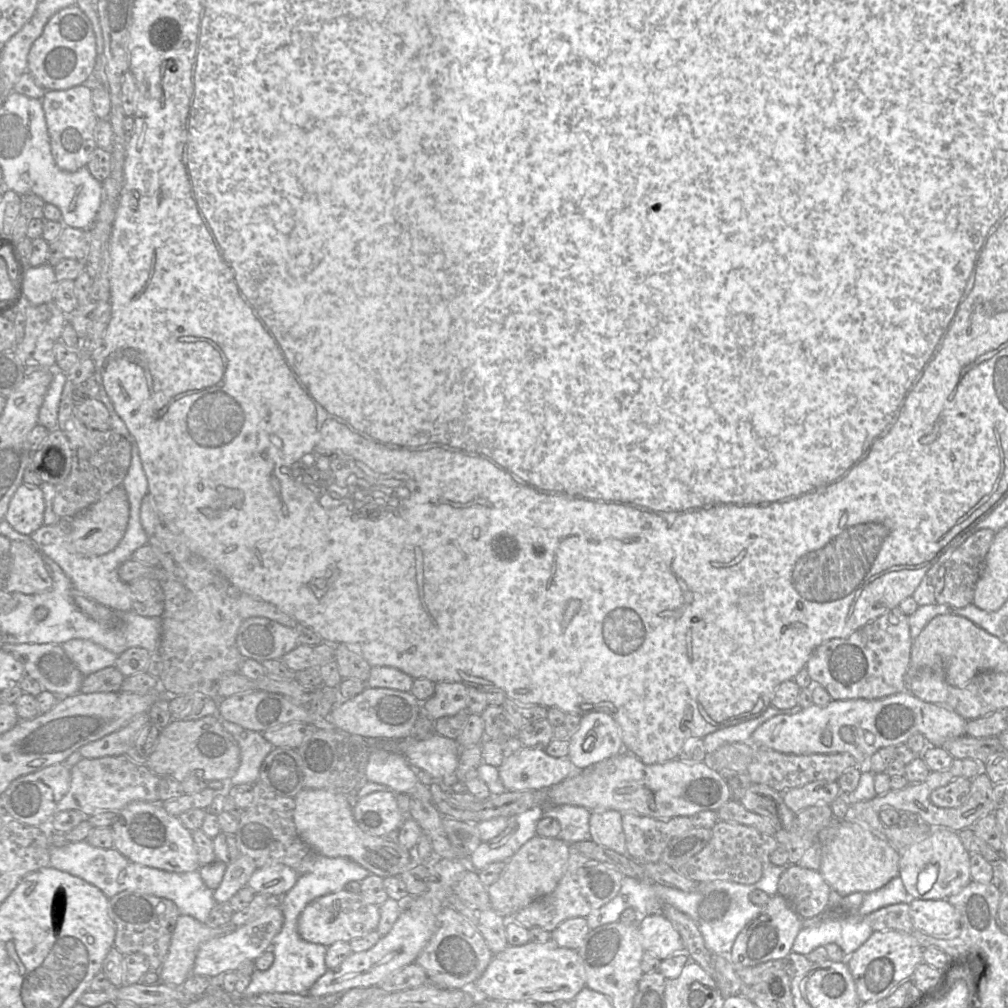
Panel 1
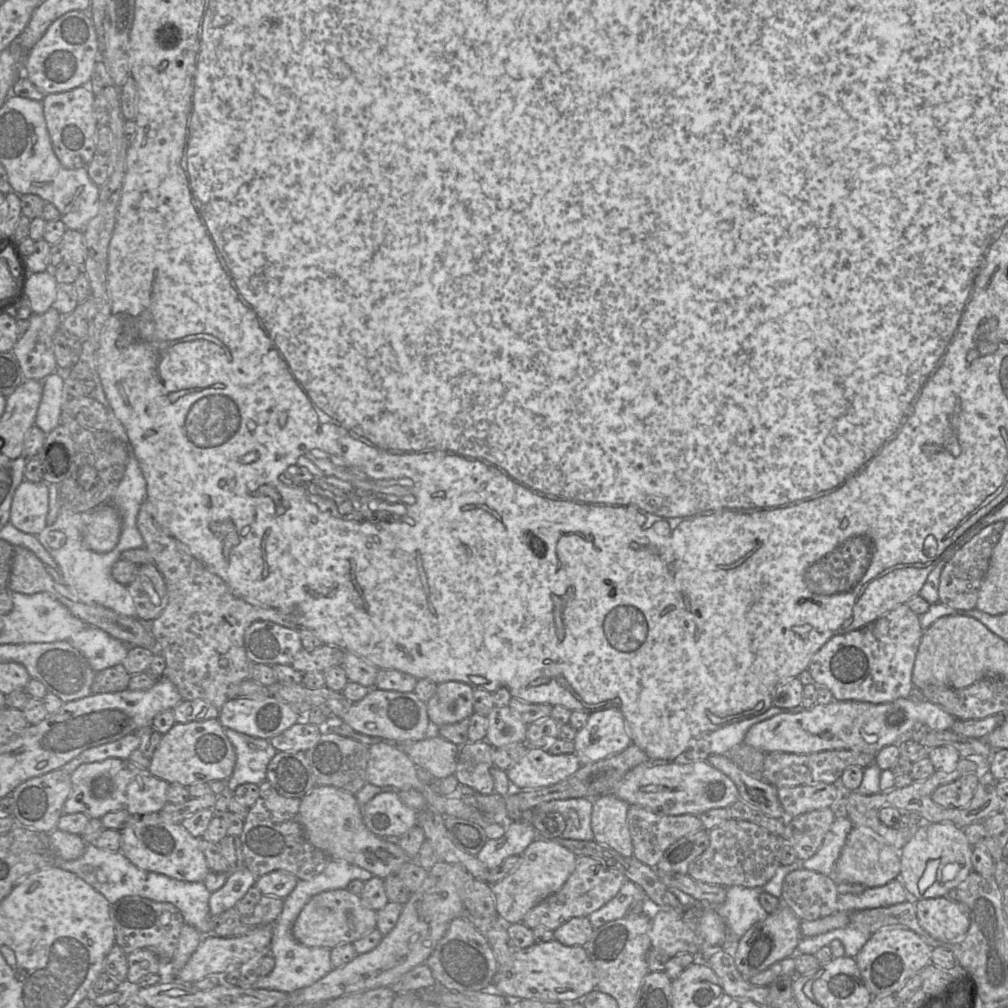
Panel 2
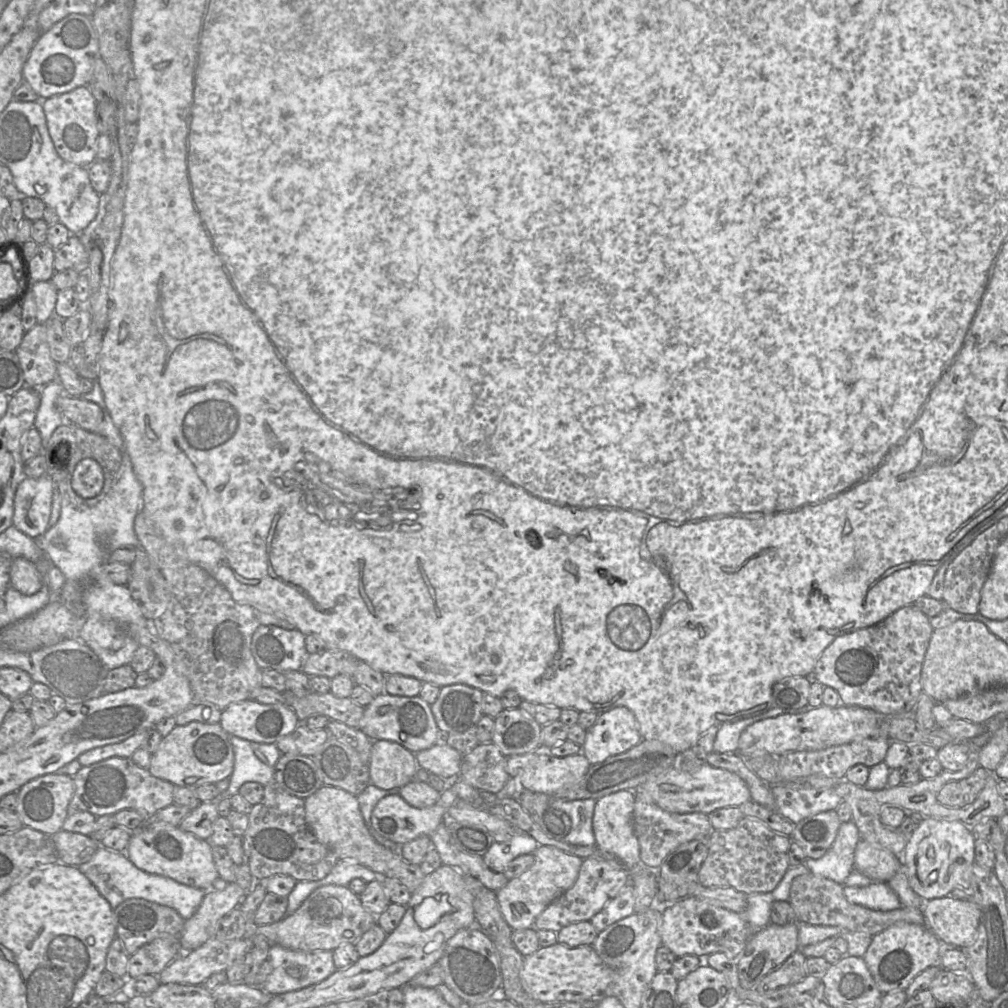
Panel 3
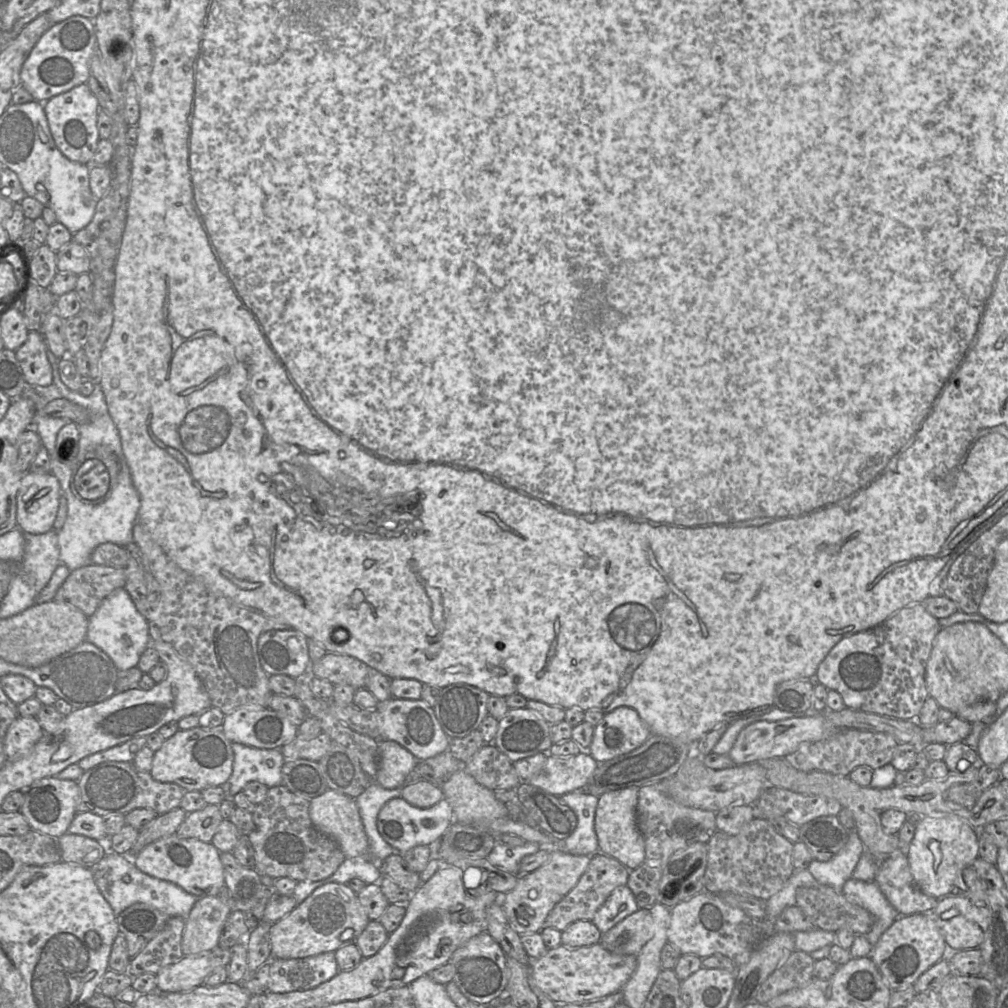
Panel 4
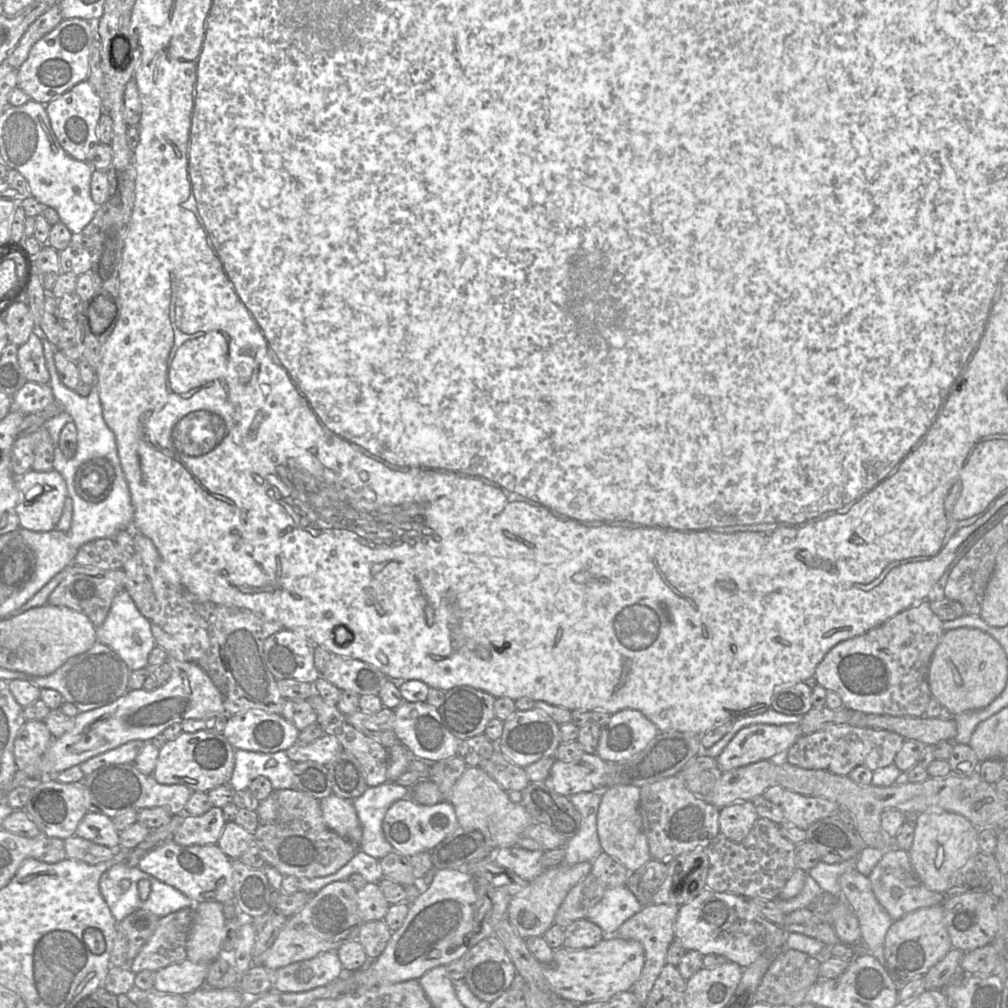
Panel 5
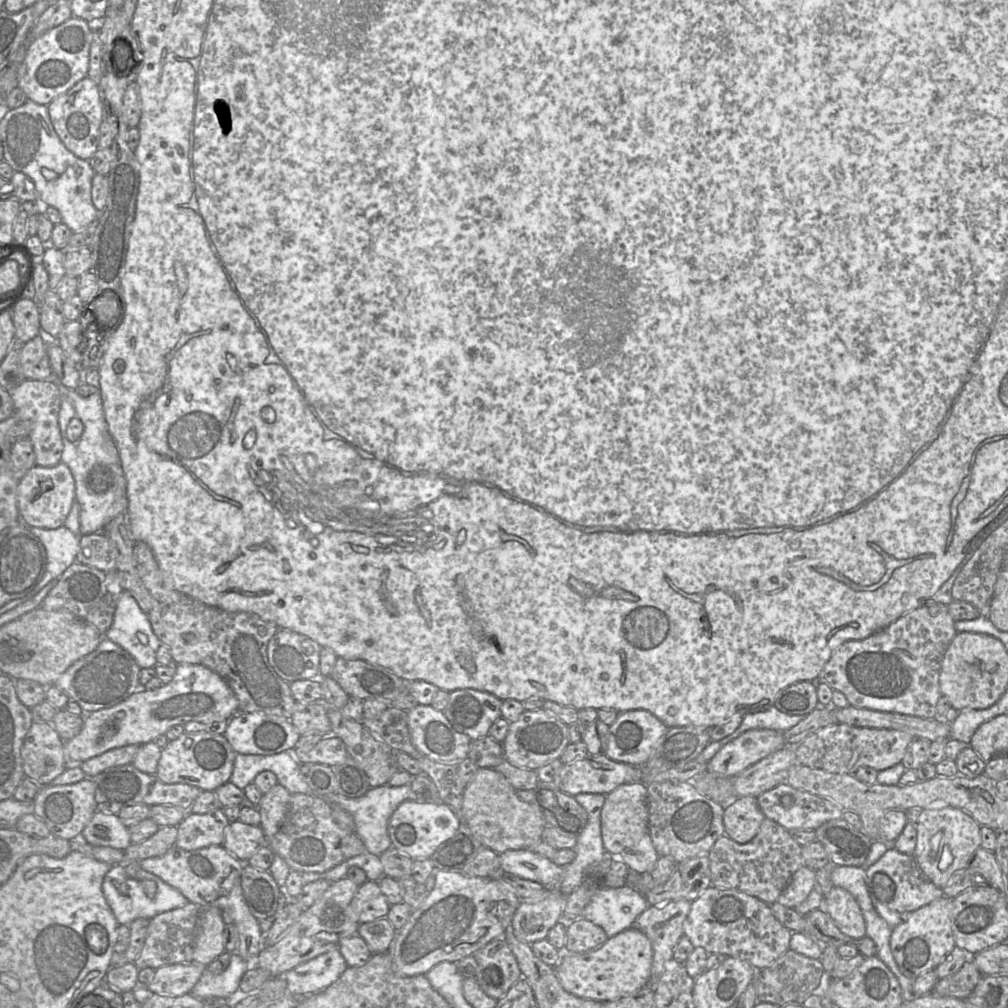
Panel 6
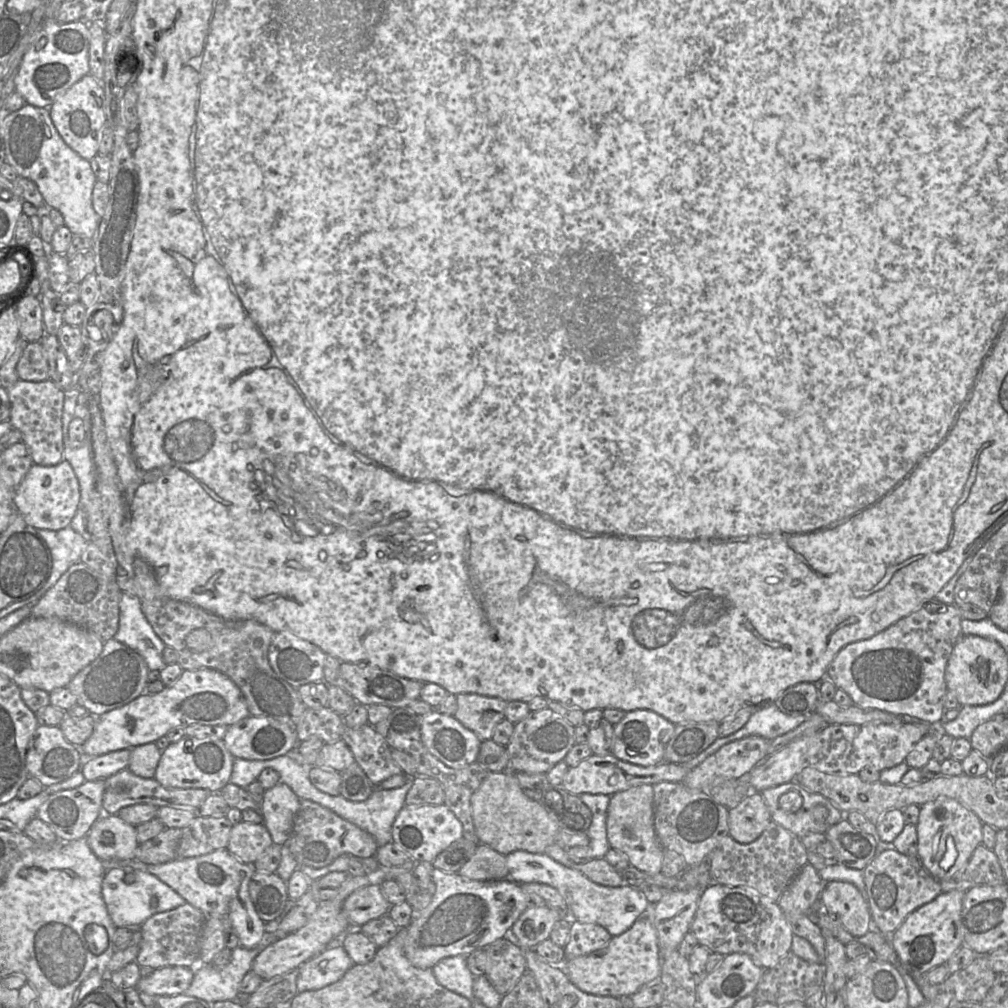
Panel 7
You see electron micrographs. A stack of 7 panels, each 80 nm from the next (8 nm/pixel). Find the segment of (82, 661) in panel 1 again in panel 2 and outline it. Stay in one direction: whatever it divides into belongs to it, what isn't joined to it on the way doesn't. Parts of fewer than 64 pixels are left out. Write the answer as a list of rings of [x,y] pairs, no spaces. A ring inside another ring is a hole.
[[[87,626],[68,641],[82,653],[96,673],[122,664],[130,647],[135,647],[129,646],[95,626]]]

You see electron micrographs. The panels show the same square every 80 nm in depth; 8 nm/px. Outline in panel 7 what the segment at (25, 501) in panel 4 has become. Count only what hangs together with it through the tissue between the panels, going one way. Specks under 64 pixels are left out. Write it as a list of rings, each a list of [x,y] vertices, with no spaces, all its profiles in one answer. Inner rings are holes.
[[[65,459],[53,466],[33,464],[14,493],[14,508],[36,529],[64,529],[70,526],[80,507],[79,481],[72,465]]]

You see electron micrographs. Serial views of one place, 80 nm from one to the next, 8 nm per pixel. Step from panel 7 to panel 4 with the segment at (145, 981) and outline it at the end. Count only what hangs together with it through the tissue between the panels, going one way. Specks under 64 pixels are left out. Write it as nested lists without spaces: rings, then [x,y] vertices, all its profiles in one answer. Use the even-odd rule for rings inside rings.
[[[220,946],[185,955],[159,970],[156,974],[157,991],[187,992],[204,984],[204,980],[214,969],[227,966],[230,959],[231,949]]]

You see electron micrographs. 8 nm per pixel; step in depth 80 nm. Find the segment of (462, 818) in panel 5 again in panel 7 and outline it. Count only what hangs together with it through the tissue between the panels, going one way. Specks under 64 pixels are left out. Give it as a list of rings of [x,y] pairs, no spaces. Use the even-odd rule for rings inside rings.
[[[512,769],[489,772],[471,796],[476,835],[481,844],[486,844],[505,856],[514,851],[545,853],[547,847],[556,843],[560,827],[540,803],[524,794],[512,772]]]

